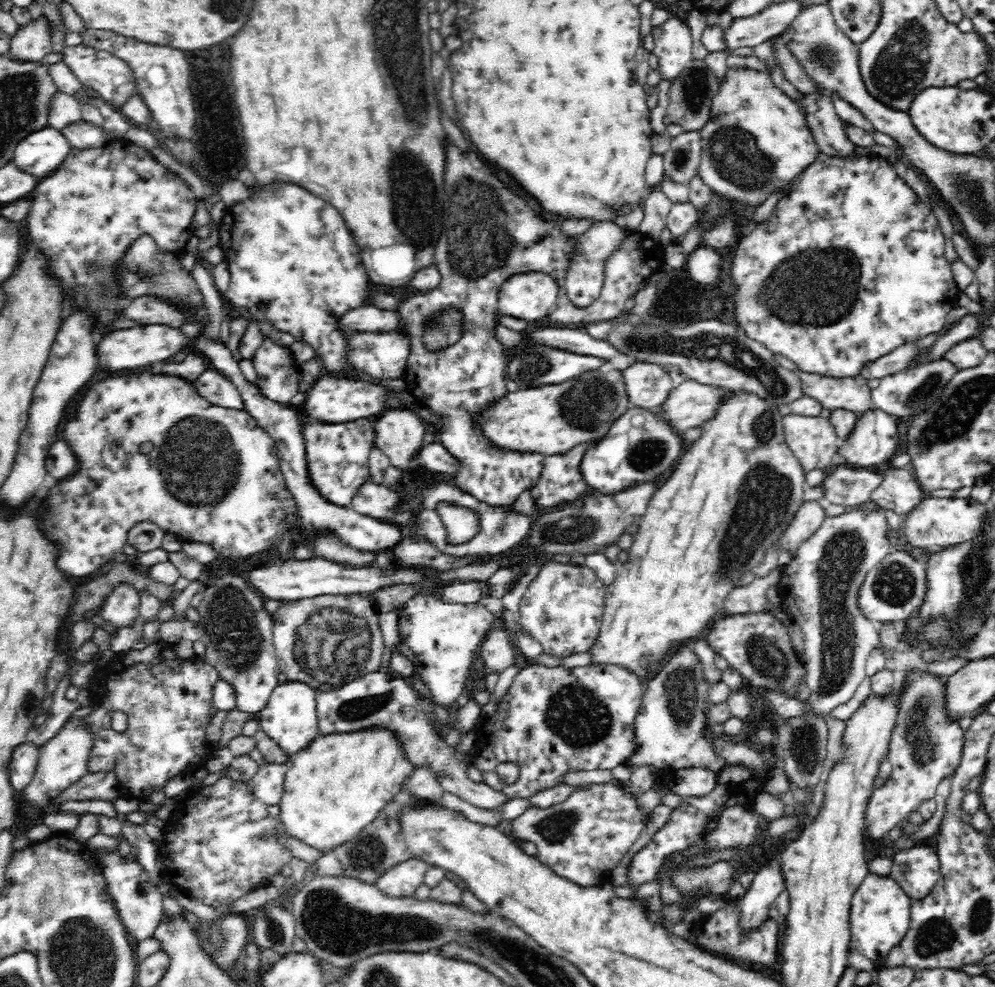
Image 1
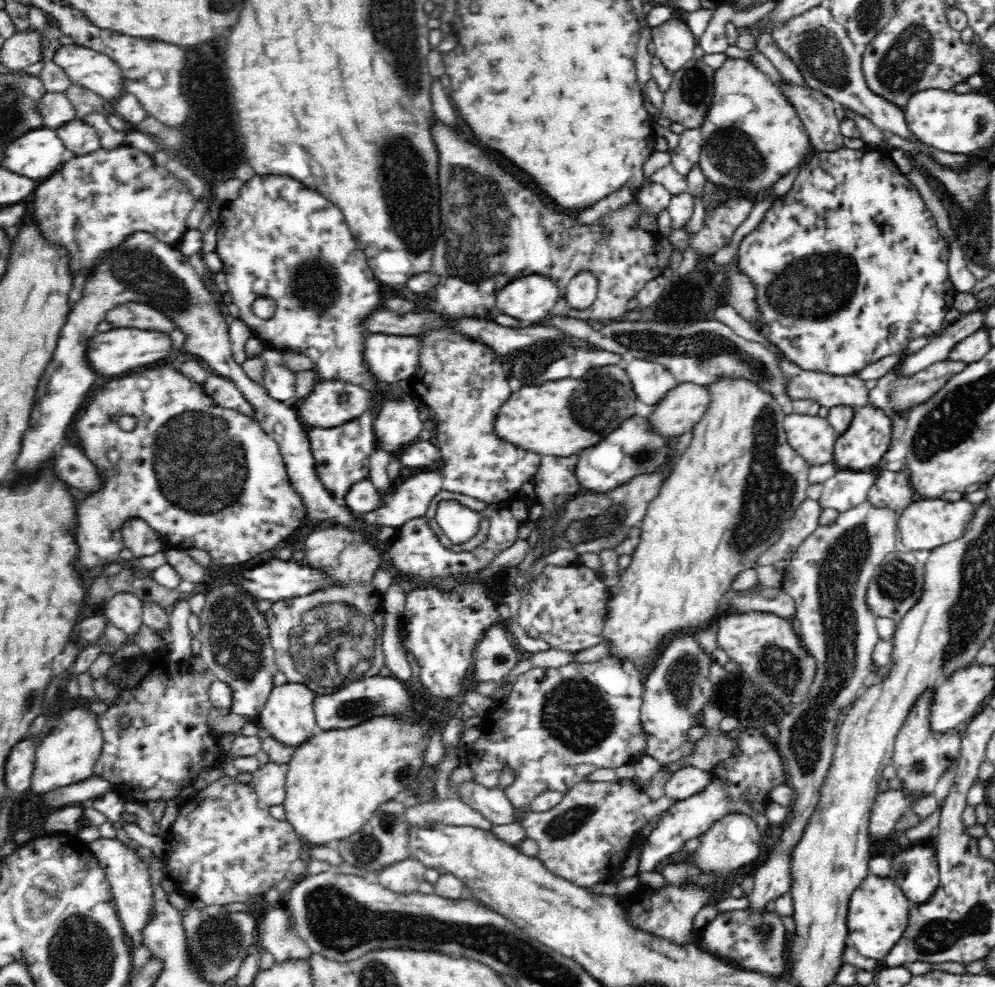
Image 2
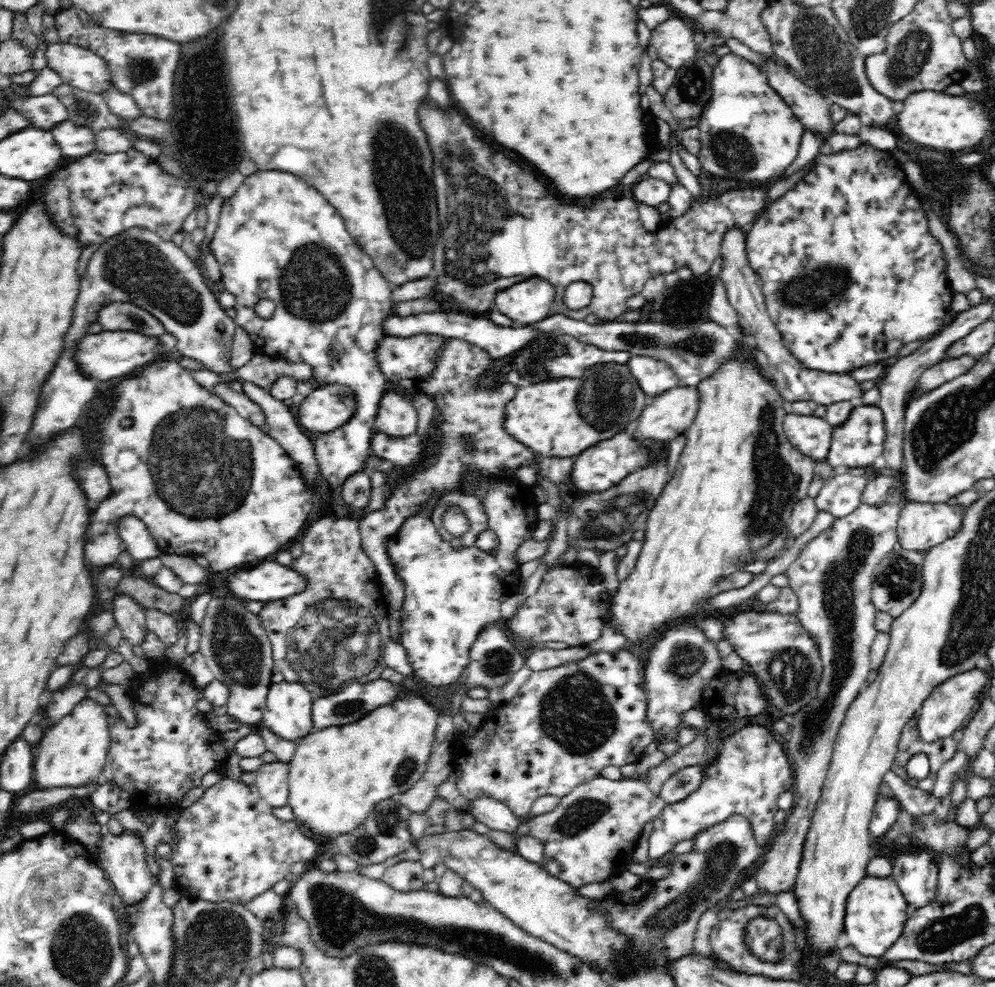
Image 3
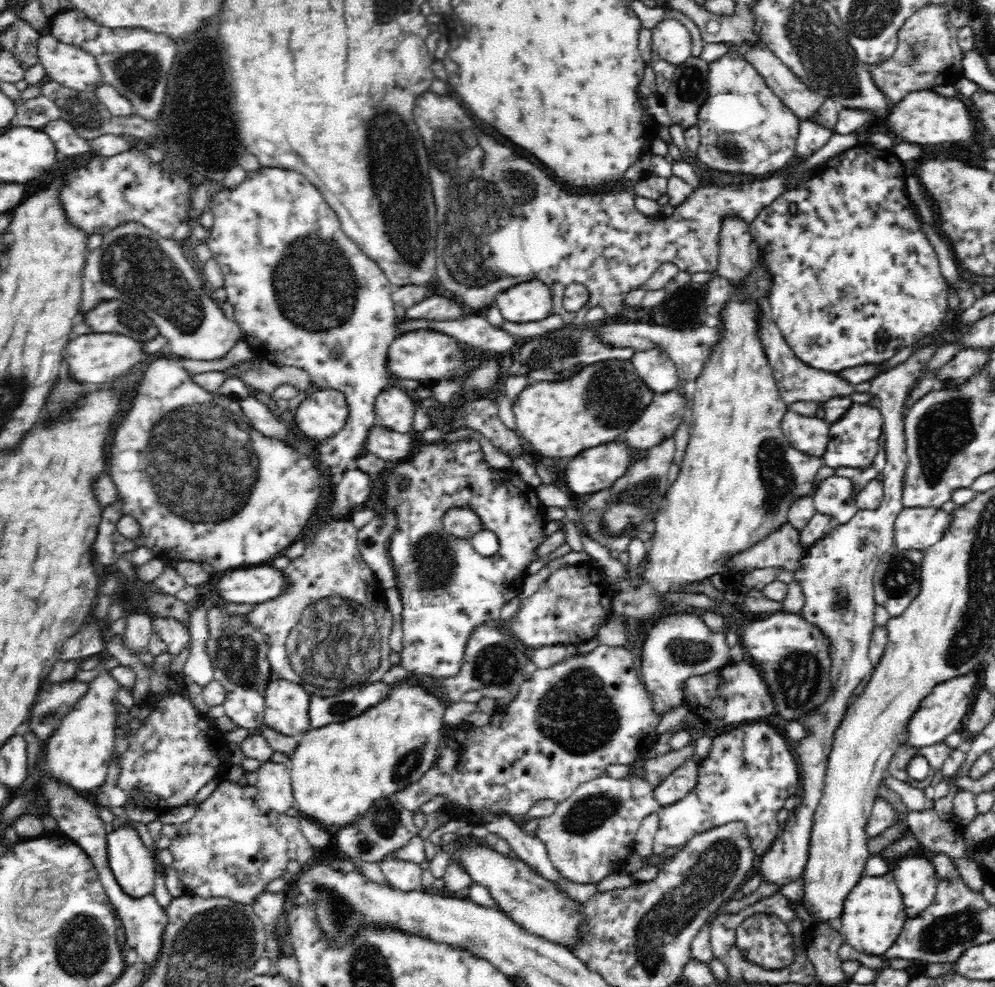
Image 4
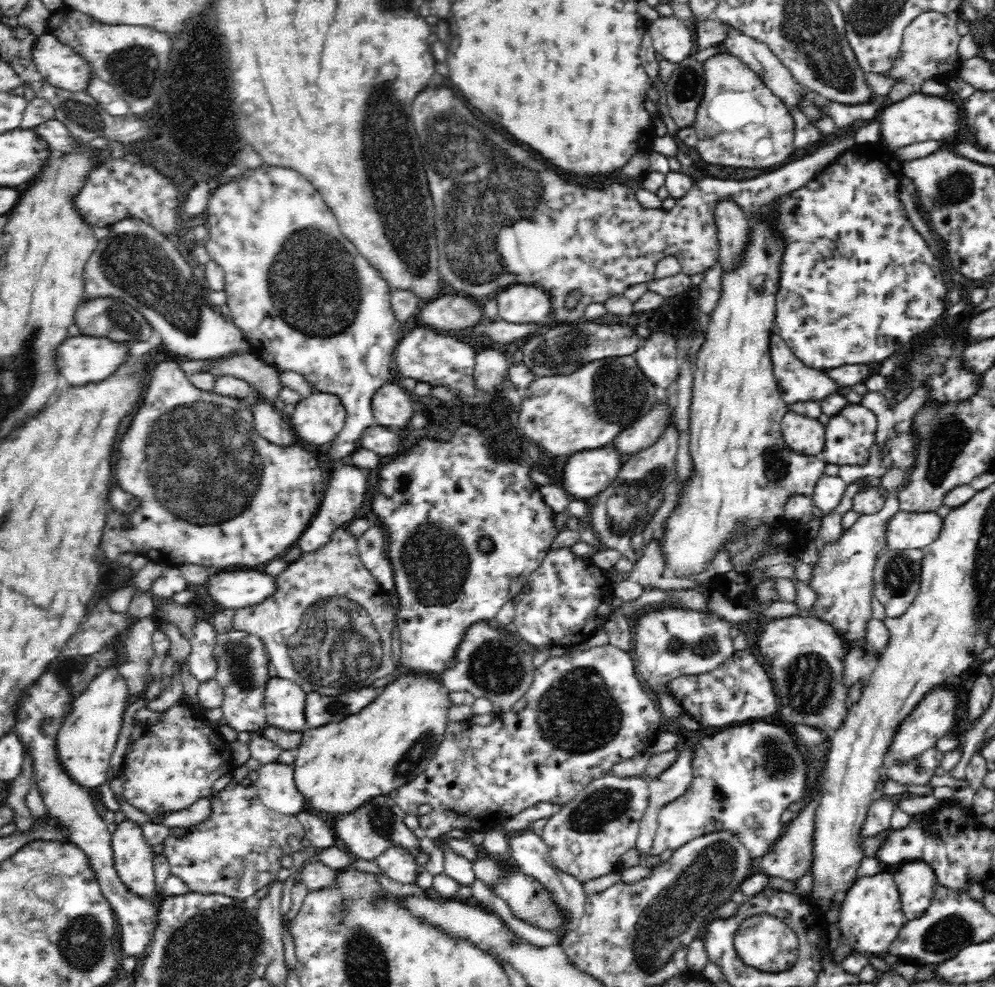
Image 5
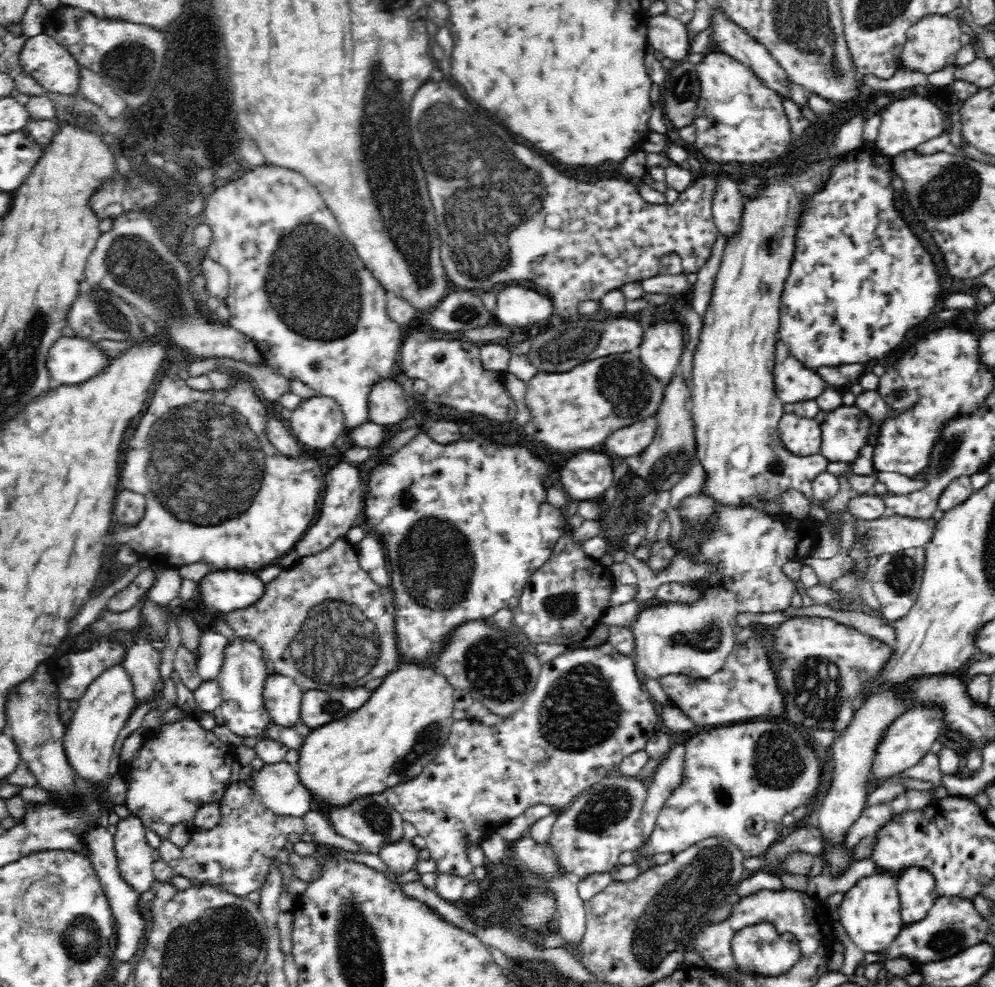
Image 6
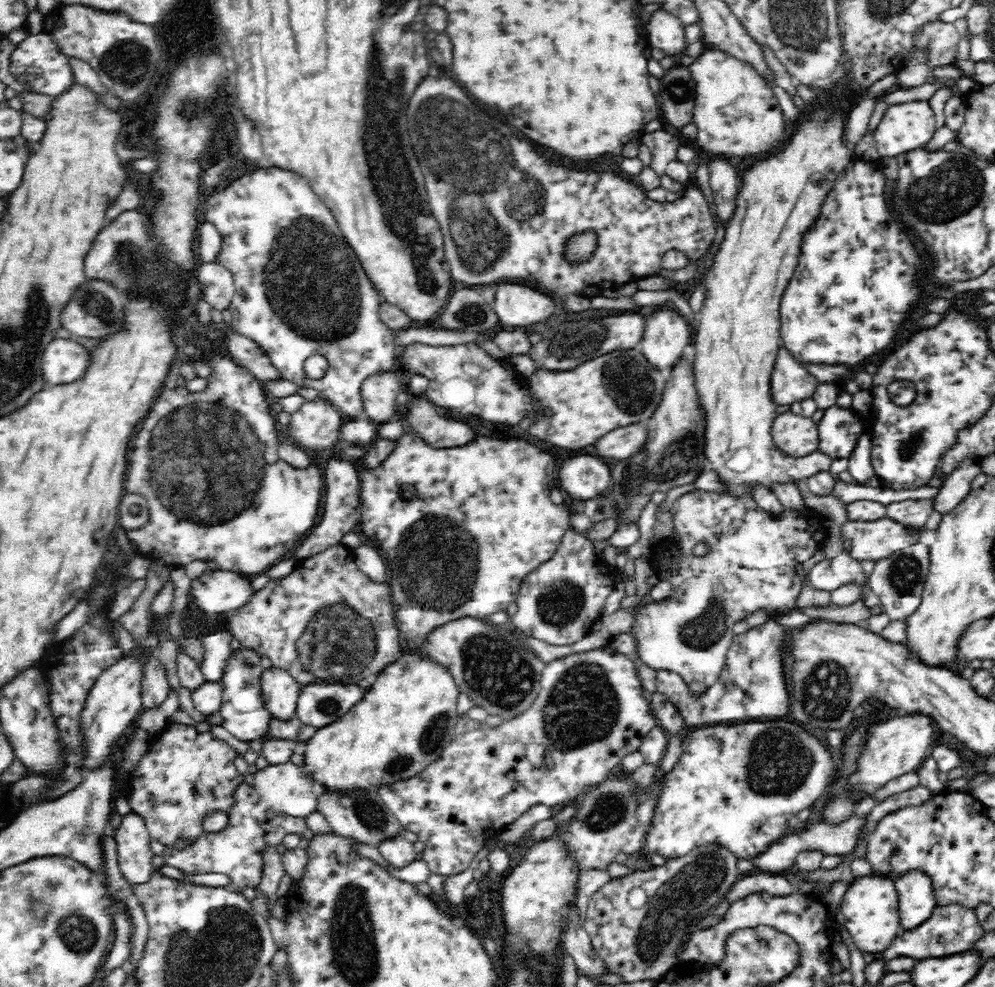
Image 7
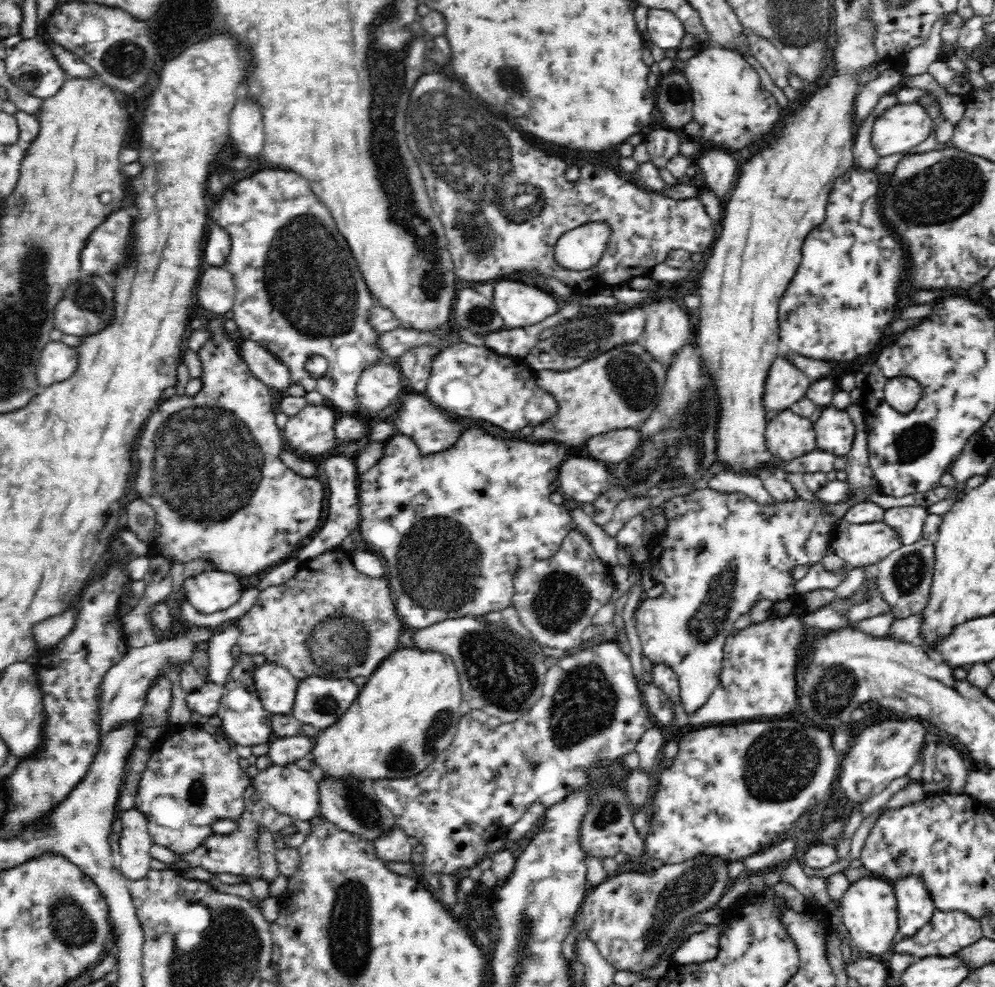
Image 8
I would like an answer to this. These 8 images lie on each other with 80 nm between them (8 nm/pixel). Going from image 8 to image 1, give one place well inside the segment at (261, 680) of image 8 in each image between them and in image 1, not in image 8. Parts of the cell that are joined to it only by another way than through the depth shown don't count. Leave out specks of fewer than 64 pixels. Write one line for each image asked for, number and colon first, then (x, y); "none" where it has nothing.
1: (290, 719)
2: (289, 716)
3: (289, 706)
4: (287, 704)
5: (285, 702)
6: (283, 698)
7: (280, 691)

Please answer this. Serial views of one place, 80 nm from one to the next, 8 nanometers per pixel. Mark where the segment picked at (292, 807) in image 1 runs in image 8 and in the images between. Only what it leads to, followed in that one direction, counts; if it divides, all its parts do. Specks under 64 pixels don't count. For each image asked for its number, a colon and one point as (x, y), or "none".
2: (334, 784)
3: (338, 775)
4: (337, 772)
5: (339, 767)
6: (389, 740)
7: (404, 722)
8: (407, 715)

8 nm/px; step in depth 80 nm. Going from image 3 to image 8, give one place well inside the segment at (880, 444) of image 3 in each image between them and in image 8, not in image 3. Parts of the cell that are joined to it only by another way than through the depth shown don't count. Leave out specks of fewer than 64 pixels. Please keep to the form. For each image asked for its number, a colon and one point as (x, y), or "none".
4: (855, 438)
5: (850, 435)
6: (845, 431)
7: (839, 431)
8: (835, 430)

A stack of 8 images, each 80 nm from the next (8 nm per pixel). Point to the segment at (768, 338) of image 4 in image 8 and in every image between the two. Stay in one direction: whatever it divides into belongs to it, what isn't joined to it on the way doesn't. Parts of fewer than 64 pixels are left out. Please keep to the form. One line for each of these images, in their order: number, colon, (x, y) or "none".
5: (798, 383)
6: (794, 382)
7: (791, 382)
8: (786, 384)

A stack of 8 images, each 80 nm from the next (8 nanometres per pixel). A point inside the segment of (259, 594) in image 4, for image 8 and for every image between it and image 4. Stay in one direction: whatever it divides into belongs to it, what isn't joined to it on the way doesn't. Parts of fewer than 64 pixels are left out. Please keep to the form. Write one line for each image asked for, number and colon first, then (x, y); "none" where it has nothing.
5: (236, 590)
6: (225, 590)
7: (216, 591)
8: (215, 590)

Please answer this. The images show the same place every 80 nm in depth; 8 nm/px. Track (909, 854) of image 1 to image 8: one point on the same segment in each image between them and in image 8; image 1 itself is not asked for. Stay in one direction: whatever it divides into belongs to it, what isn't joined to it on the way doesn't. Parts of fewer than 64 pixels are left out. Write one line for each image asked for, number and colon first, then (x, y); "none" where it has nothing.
2: (916, 870)
3: (917, 873)
4: (916, 877)
5: (917, 881)
6: (916, 886)
7: (917, 900)
8: (915, 905)

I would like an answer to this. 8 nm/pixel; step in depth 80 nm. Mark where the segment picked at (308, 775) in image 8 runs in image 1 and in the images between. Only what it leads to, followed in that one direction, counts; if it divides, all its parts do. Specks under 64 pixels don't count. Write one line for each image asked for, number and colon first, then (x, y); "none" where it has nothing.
1: (268, 783)
2: (268, 782)
3: (271, 779)
4: (274, 783)
5: (275, 783)
6: (278, 786)
7: (285, 788)

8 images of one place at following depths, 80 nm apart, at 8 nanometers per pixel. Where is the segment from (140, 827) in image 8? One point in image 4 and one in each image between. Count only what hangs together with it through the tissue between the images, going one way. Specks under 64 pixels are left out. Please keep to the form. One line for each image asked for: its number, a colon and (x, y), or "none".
4: (133, 868)
5: (132, 856)
6: (134, 854)
7: (132, 838)

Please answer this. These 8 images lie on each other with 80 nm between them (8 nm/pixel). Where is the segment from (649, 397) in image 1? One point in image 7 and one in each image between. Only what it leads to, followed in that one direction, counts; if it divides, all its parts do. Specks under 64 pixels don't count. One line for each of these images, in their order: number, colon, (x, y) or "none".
2: (650, 382)
3: (654, 377)
4: (658, 373)
5: (657, 361)
6: (660, 351)
7: (666, 338)

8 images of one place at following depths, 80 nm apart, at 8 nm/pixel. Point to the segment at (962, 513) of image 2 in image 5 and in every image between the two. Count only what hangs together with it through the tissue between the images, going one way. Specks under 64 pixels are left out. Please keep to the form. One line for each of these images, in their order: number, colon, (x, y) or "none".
3: (921, 525)
4: (916, 528)
5: (907, 530)

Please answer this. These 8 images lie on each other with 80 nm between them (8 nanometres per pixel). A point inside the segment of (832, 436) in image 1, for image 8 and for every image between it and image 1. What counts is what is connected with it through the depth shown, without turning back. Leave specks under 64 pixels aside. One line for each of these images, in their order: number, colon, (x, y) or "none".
2: (812, 437)
3: (811, 435)
4: (808, 435)
5: (806, 435)
6: (802, 435)
7: (798, 436)
8: (789, 436)

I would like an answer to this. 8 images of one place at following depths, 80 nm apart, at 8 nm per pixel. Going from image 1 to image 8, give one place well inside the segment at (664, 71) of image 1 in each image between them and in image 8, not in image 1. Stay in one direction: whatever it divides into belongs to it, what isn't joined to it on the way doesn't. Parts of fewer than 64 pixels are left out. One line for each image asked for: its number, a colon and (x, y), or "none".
2: (674, 42)
3: (674, 41)
4: (670, 38)
5: (673, 39)
6: (665, 33)
7: (665, 31)
8: (665, 30)

